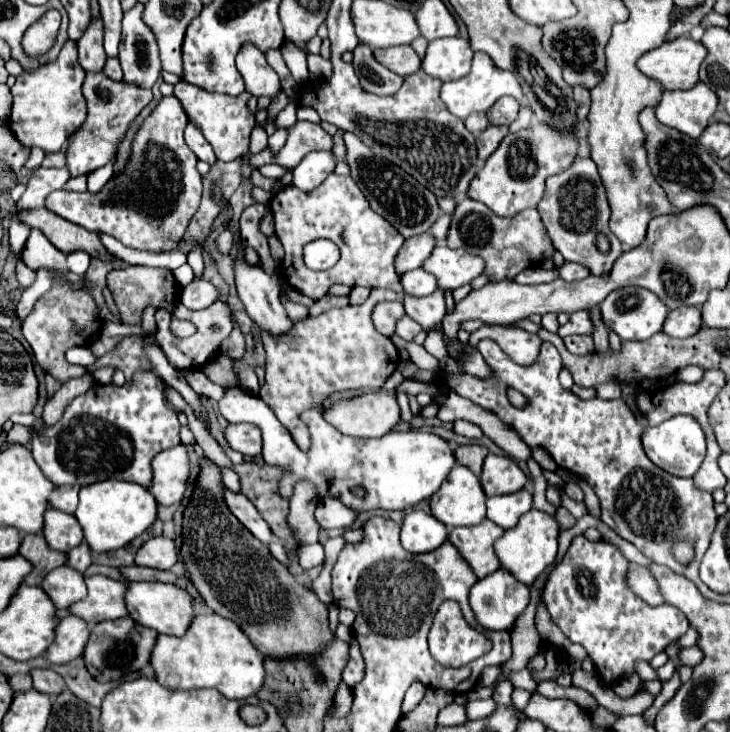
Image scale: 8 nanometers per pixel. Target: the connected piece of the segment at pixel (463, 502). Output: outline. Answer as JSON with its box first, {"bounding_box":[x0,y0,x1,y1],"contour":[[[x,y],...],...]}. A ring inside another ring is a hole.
{"bounding_box":[430,466,486,526],"contour":[[[454,466],[430,498],[432,516],[446,526],[476,526],[486,518],[486,496],[480,480],[464,466]]]}

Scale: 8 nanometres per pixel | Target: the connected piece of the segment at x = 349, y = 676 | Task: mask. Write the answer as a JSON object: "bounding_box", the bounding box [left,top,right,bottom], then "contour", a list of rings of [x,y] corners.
{"bounding_box":[342,642,364,688],"contour":[[[352,642],[352,646],[350,646],[350,660],[344,666],[344,670],[342,670],[342,682],[352,688],[352,686],[356,686],[362,680],[362,676],[364,676],[364,660],[362,660],[358,644]]]}

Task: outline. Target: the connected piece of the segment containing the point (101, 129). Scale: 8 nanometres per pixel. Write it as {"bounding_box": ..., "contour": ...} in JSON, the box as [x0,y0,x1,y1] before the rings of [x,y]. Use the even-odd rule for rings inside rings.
{"bounding_box":[66,72,152,176],"contour":[[[90,72],[86,74],[84,86],[82,86],[84,98],[88,102],[88,118],[86,122],[80,126],[80,130],[76,130],[70,140],[68,140],[68,150],[66,150],[66,164],[68,164],[68,172],[70,176],[80,176],[80,174],[88,174],[94,172],[96,168],[104,166],[116,150],[116,142],[120,142],[132,122],[132,118],[136,118],[140,114],[140,110],[152,100],[152,90],[148,88],[140,88],[136,84],[128,84],[128,82],[120,82],[120,80],[112,80],[108,78],[104,72]],[[96,88],[108,88],[110,90],[110,98],[108,102],[102,102],[96,96]]]}

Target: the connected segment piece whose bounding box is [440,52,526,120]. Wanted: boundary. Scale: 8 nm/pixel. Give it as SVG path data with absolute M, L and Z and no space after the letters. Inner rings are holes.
M476 52L474 60L472 60L472 70L468 76L454 80L454 82L446 82L440 90L440 98L446 104L446 108L458 116L460 120L466 120L472 112L486 112L502 96L514 96L520 104L524 104L524 94L522 88L518 84L518 80L512 76L512 72L508 70L500 70L484 52Z

